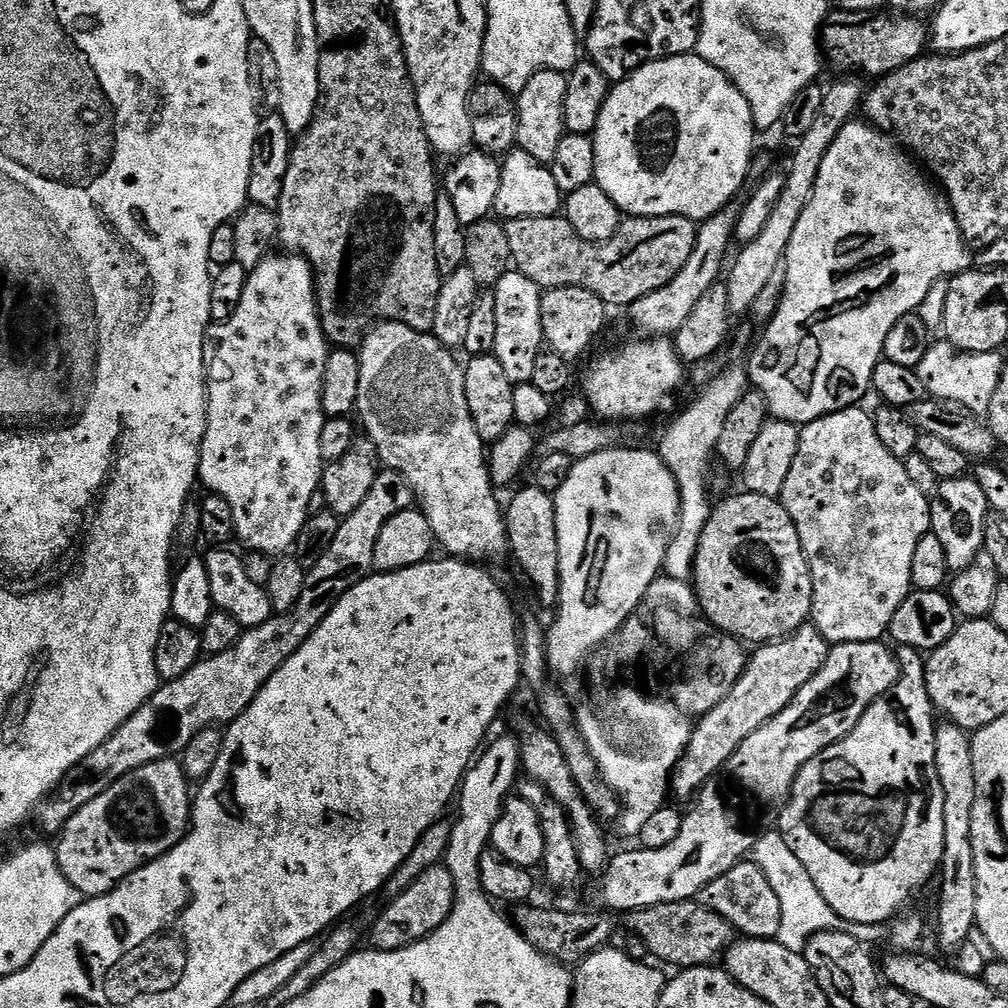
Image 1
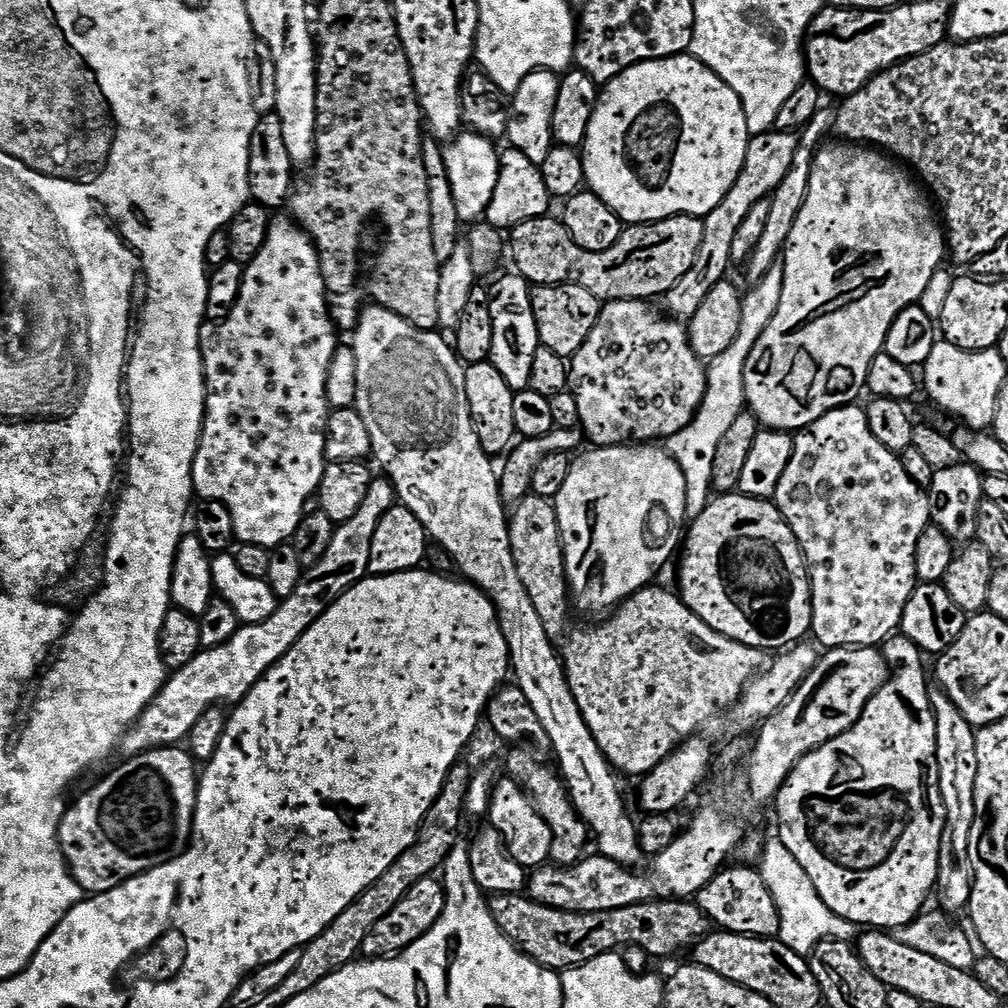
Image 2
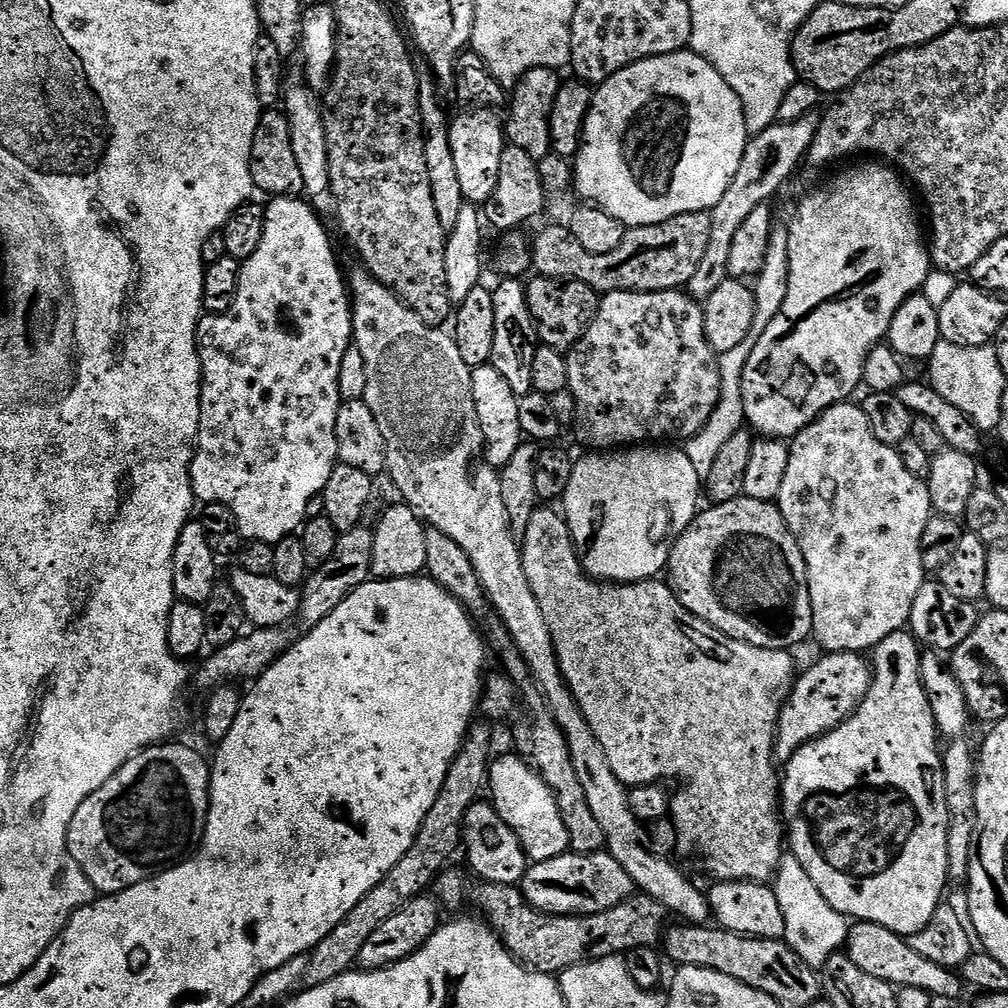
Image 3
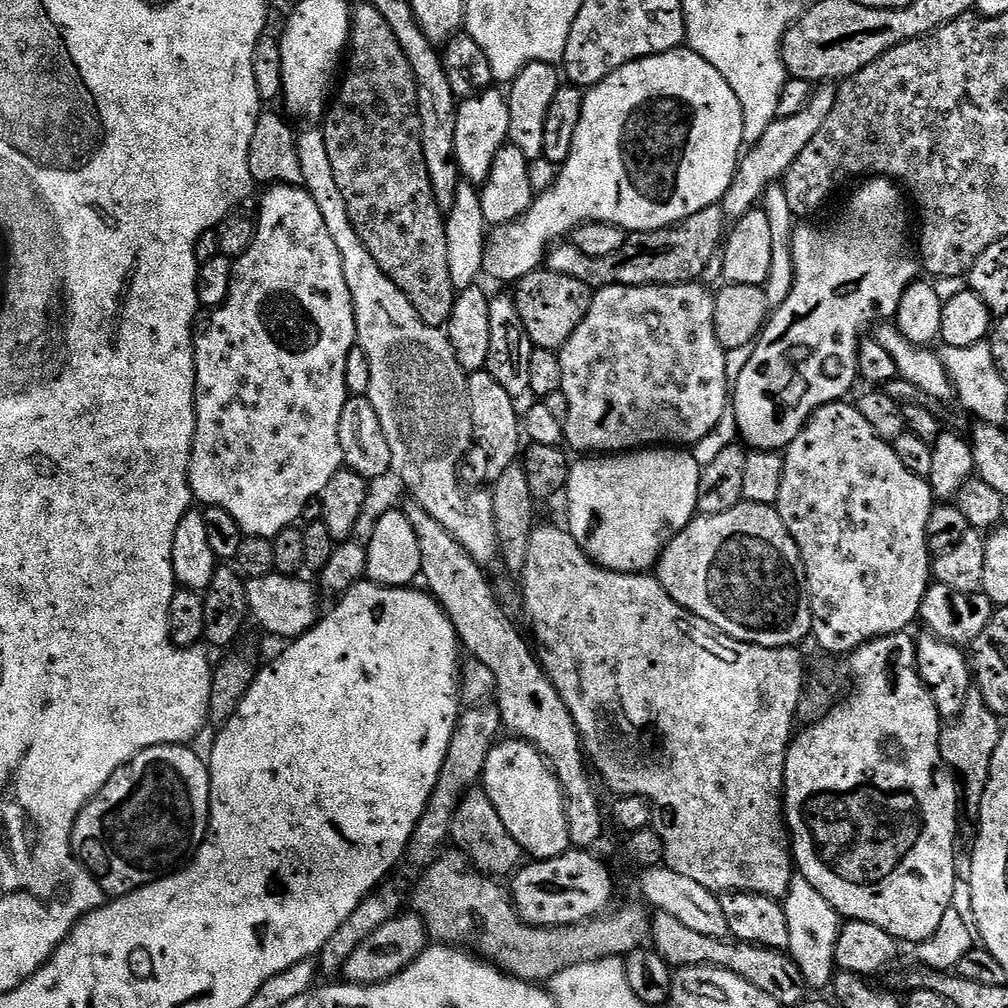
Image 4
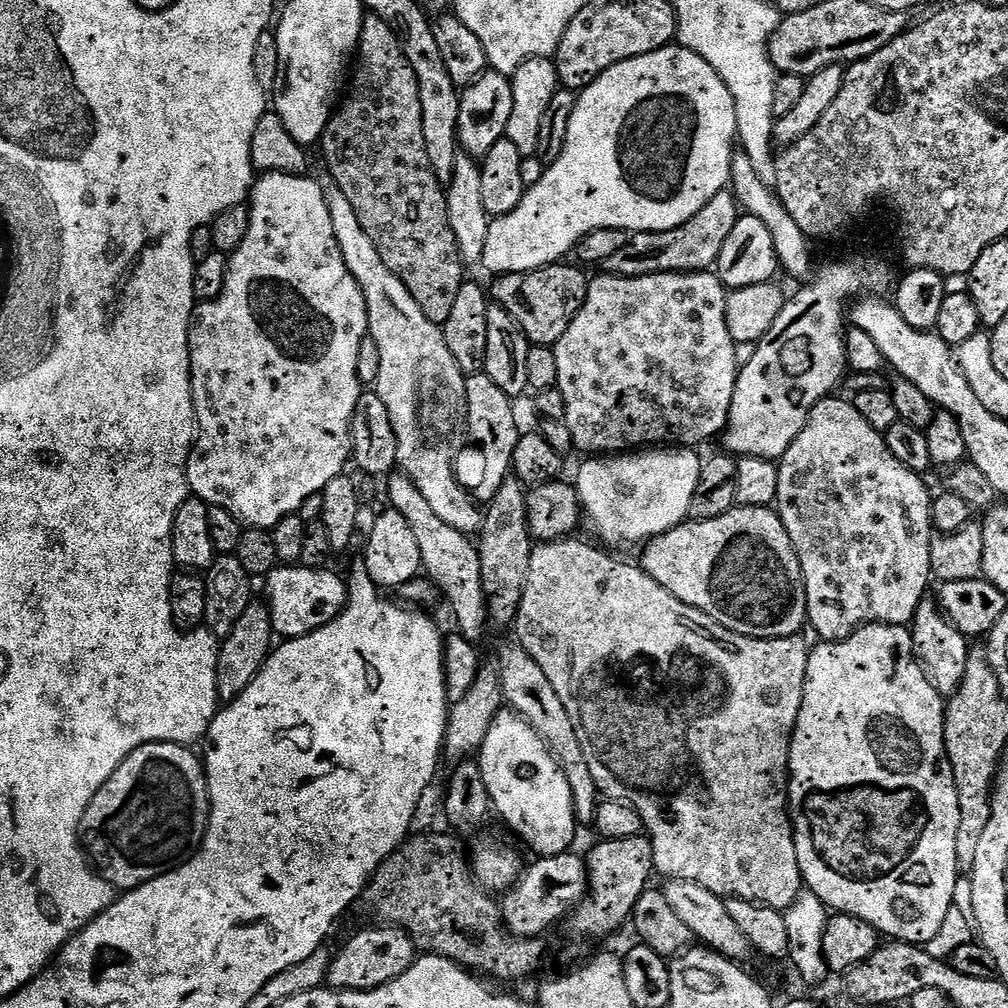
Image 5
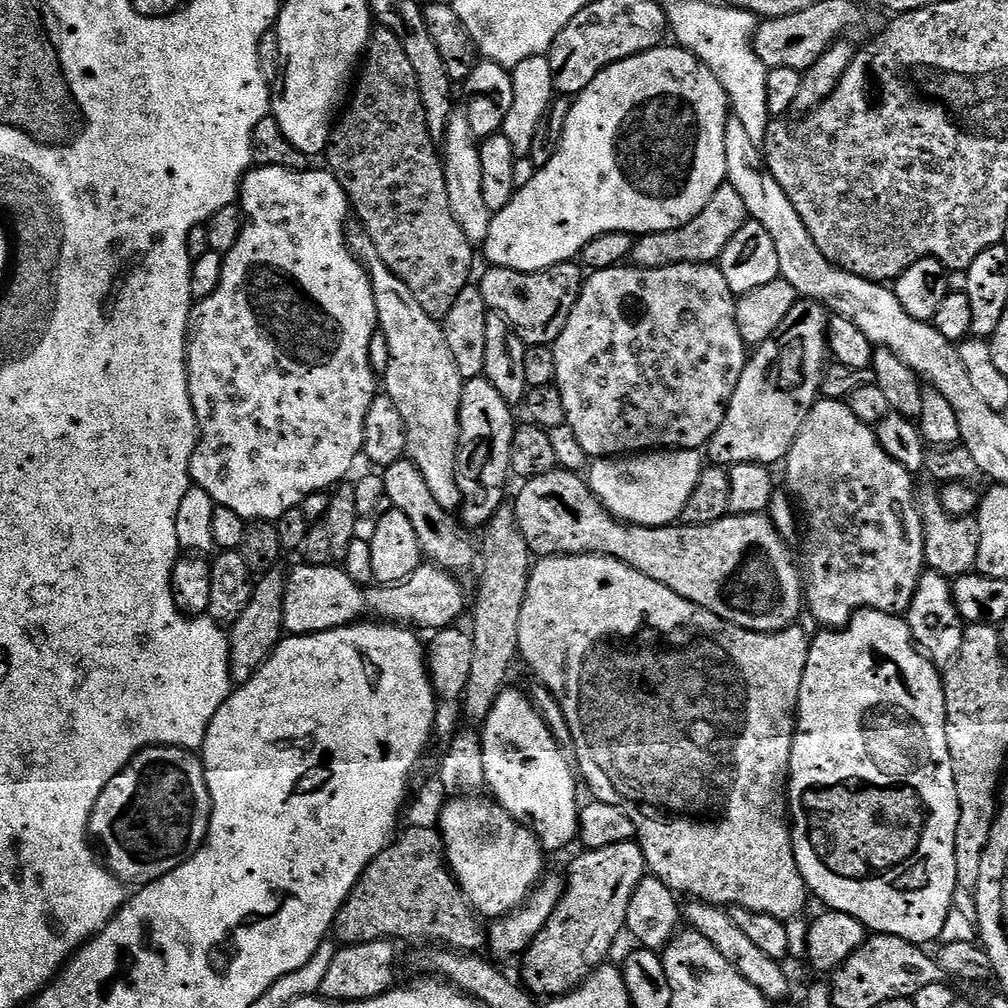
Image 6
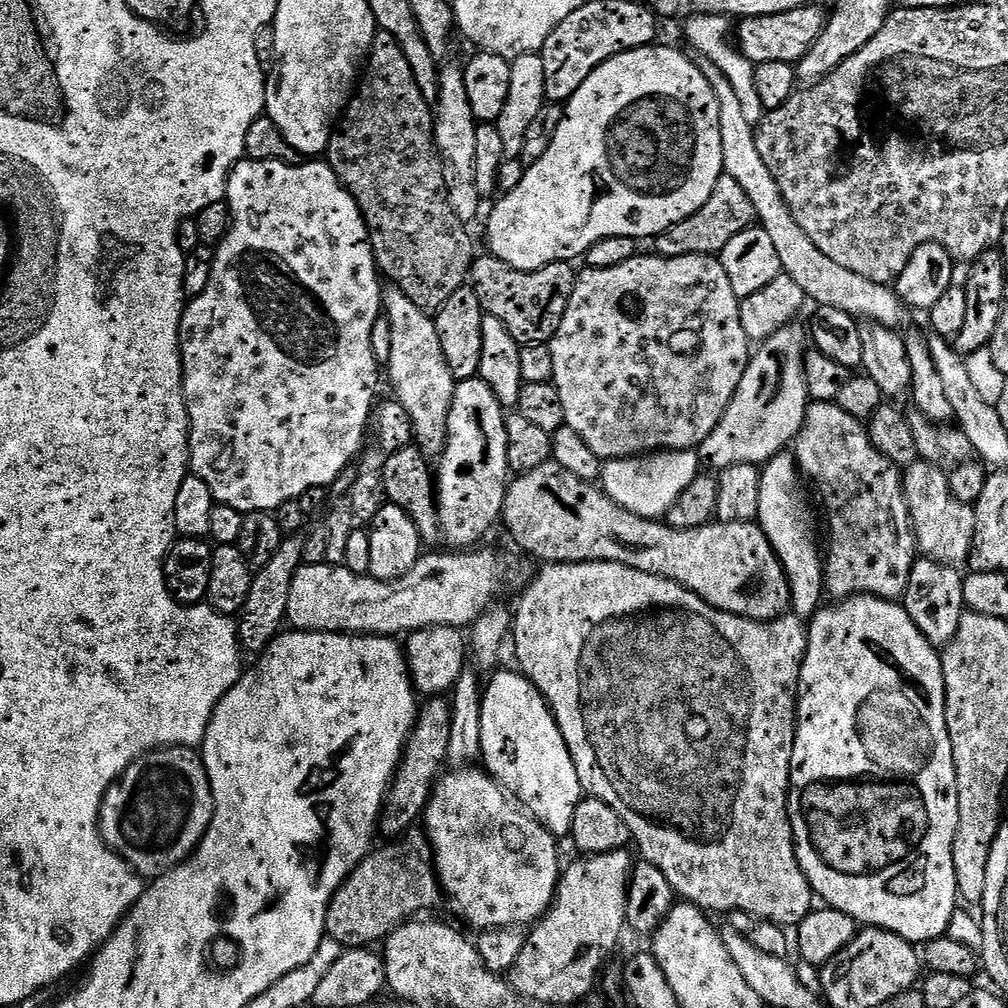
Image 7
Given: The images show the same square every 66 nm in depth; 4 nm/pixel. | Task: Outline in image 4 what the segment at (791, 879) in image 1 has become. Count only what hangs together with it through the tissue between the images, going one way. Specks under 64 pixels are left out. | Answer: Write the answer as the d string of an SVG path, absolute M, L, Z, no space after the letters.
M799 874L793 875L792 884L788 893L782 897L782 903L786 926L790 926L790 942L786 949L788 955L794 958L794 962L798 962L798 970L802 970L809 989L827 989L831 985L836 968L836 943L842 923L840 913Z

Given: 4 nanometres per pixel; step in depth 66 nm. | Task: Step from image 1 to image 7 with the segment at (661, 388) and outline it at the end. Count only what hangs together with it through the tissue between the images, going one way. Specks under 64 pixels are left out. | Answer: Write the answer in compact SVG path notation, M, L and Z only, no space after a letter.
M638 254L622 262L622 266L585 267L583 271L576 277L574 294L566 306L562 326L558 326L554 338L548 344L550 354L554 354L552 383L562 394L562 406L566 409L566 427L574 430L574 434L578 434L578 438L582 438L582 442L586 442L590 450L594 450L596 456L604 462L639 458L645 454L665 450L682 452L699 449L704 439L714 430L714 426L718 426L718 422L726 414L738 390L738 382L742 382L742 374L746 374L750 359L750 341L746 330L742 330L740 300L734 294L734 286L730 286L730 278L726 278L722 262L716 256L702 254L686 254L678 258Z

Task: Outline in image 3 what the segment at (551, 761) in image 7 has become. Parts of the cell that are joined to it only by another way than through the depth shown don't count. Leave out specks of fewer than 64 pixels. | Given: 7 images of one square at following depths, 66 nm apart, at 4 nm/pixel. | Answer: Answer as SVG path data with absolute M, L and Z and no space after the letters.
M523 755L499 756L491 761L486 788L489 793L492 791L490 802L502 822L506 822L506 826L510 826L514 834L518 834L518 842L522 842L529 861L558 858L559 855L567 853L569 847L566 828L561 820L556 799L546 782Z

